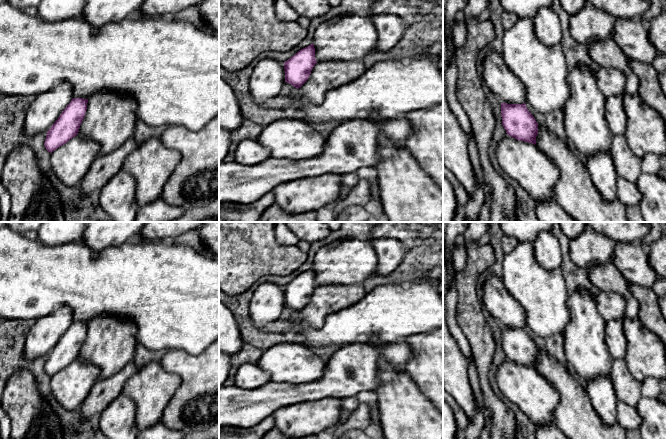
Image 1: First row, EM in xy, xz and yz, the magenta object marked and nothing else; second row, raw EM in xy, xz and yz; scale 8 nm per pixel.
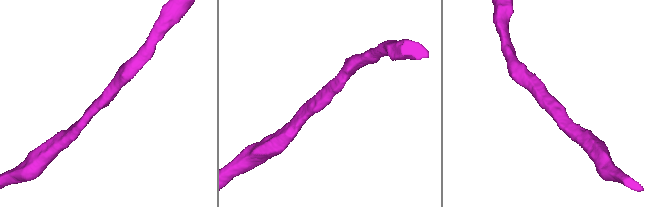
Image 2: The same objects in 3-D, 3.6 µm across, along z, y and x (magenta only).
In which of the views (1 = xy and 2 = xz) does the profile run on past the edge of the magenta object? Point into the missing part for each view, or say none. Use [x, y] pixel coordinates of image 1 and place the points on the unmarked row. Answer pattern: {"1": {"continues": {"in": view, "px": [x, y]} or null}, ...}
{"1": {"continues": null}, "2": {"continues": null}}

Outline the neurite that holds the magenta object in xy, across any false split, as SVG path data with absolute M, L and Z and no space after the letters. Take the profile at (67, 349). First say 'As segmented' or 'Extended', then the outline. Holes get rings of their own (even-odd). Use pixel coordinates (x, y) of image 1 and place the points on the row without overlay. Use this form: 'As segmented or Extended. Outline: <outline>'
As segmented. Outline: M73 322L47 355L45 372L52 377L70 363L78 359L80 349L85 341L88 323Z

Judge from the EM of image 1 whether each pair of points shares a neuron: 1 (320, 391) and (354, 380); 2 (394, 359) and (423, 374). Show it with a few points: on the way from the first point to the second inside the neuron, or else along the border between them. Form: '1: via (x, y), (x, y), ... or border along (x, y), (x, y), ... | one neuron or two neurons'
1: via (328, 386), (339, 380), (346, 380) | one neuron
2: border along (402, 342), (405, 342), (411, 351), (406, 370) | two neurons

